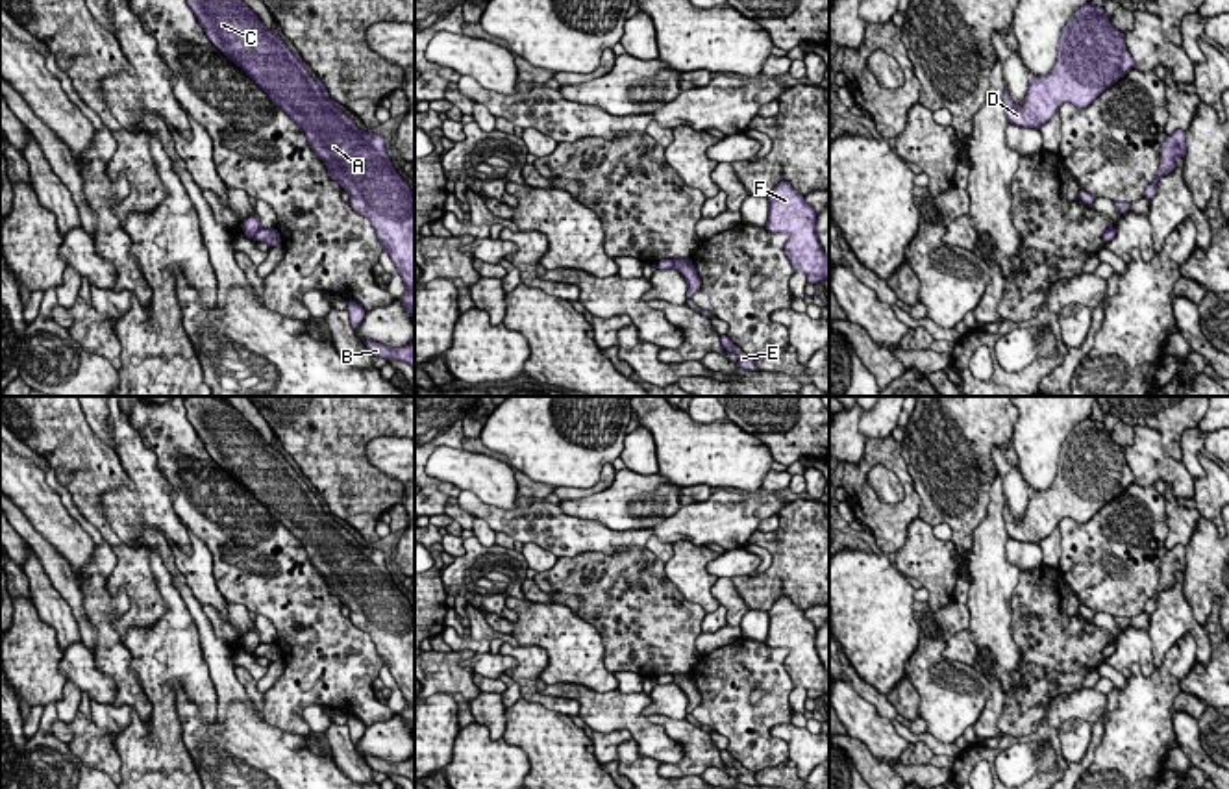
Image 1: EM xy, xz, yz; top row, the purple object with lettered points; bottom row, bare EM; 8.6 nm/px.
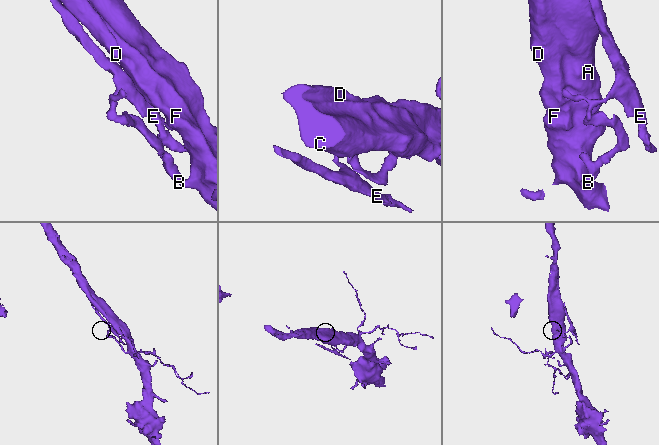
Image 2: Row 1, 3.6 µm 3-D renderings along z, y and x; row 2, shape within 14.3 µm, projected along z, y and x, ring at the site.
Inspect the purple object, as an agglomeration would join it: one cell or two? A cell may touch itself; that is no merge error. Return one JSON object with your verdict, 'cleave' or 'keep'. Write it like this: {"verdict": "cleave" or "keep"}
{"verdict": "cleave"}

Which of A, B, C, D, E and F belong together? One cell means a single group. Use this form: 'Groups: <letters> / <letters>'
Groups: A B C D F / E

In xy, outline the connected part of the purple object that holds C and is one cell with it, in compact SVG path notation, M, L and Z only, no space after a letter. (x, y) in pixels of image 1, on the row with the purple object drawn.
M187 0L187 4L213 46L241 67L291 120L302 126L309 146L324 161L329 178L350 194L352 209L370 220L383 250L391 256L407 287L407 293L398 300L415 320L415 193L396 172L387 154L387 139L372 130L359 130L341 111L339 104L326 94L322 81L309 74L285 41L267 28L242 0Z

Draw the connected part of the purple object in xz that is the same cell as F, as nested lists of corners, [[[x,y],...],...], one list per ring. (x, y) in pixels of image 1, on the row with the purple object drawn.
[[[779,182],[768,194],[768,220],[772,233],[787,233],[785,254],[794,270],[807,274],[807,283],[829,278],[829,256],[816,235],[816,211],[788,182]]]

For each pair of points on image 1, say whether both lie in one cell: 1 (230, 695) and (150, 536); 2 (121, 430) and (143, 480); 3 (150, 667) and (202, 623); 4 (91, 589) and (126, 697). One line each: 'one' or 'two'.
1: one
2: one
3: two
4: one

